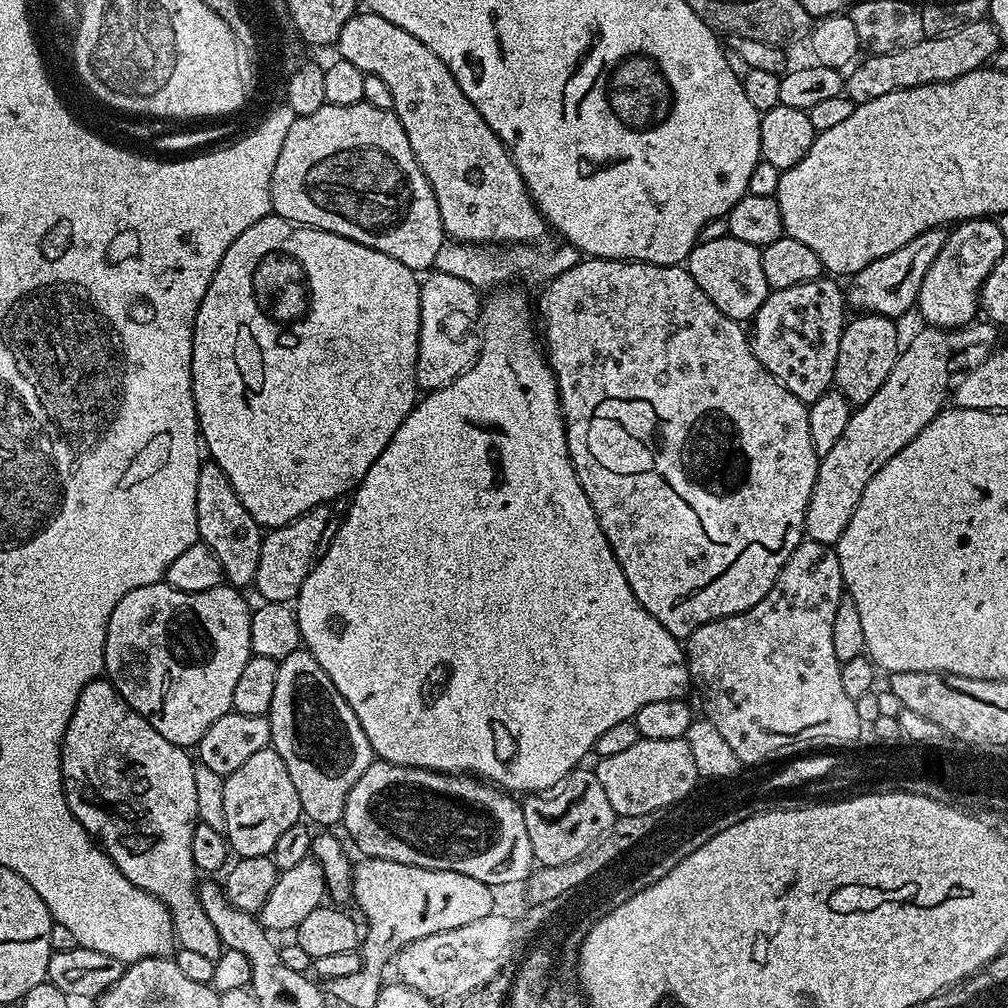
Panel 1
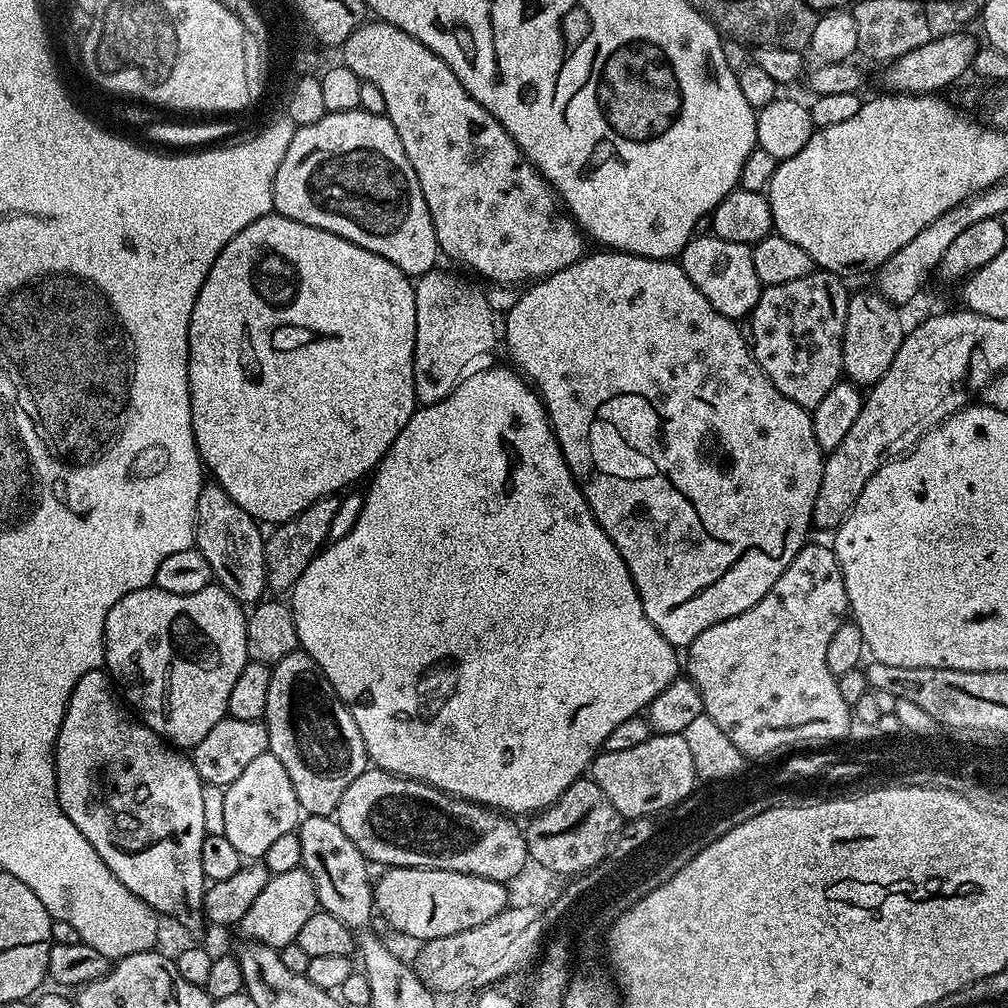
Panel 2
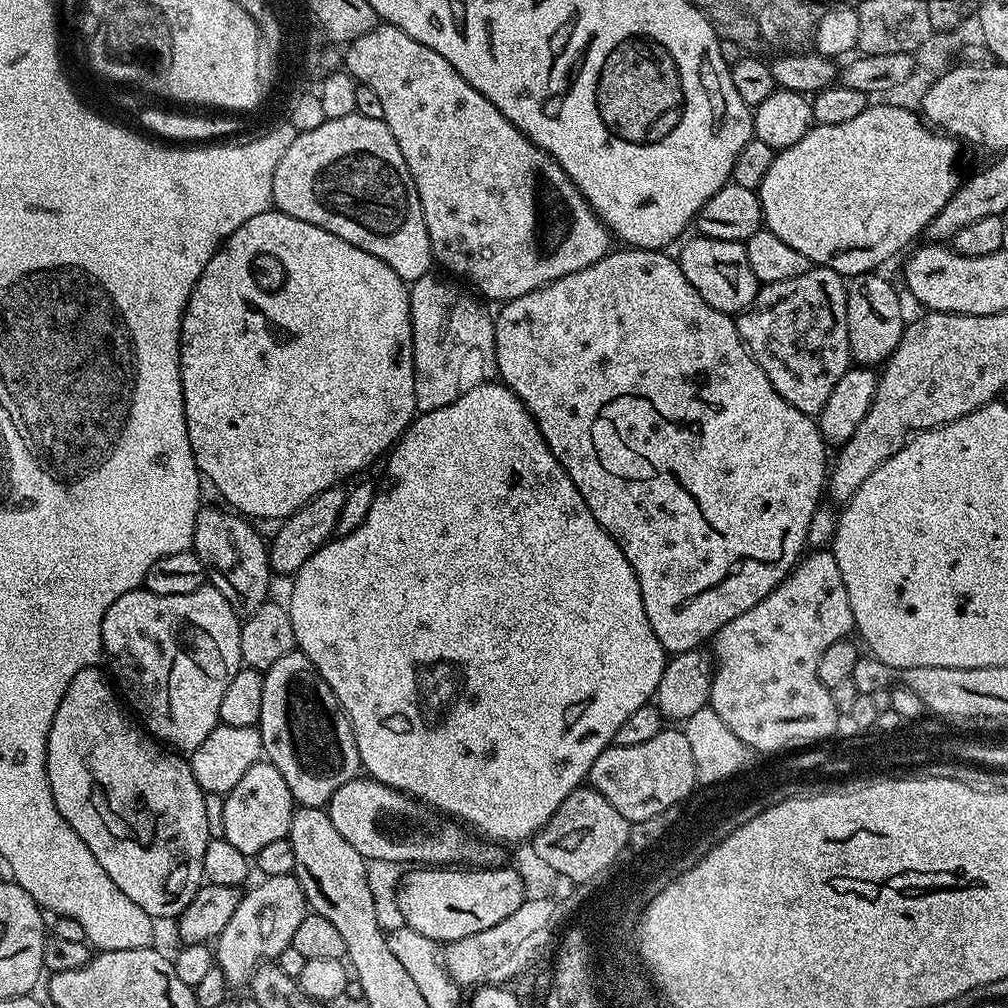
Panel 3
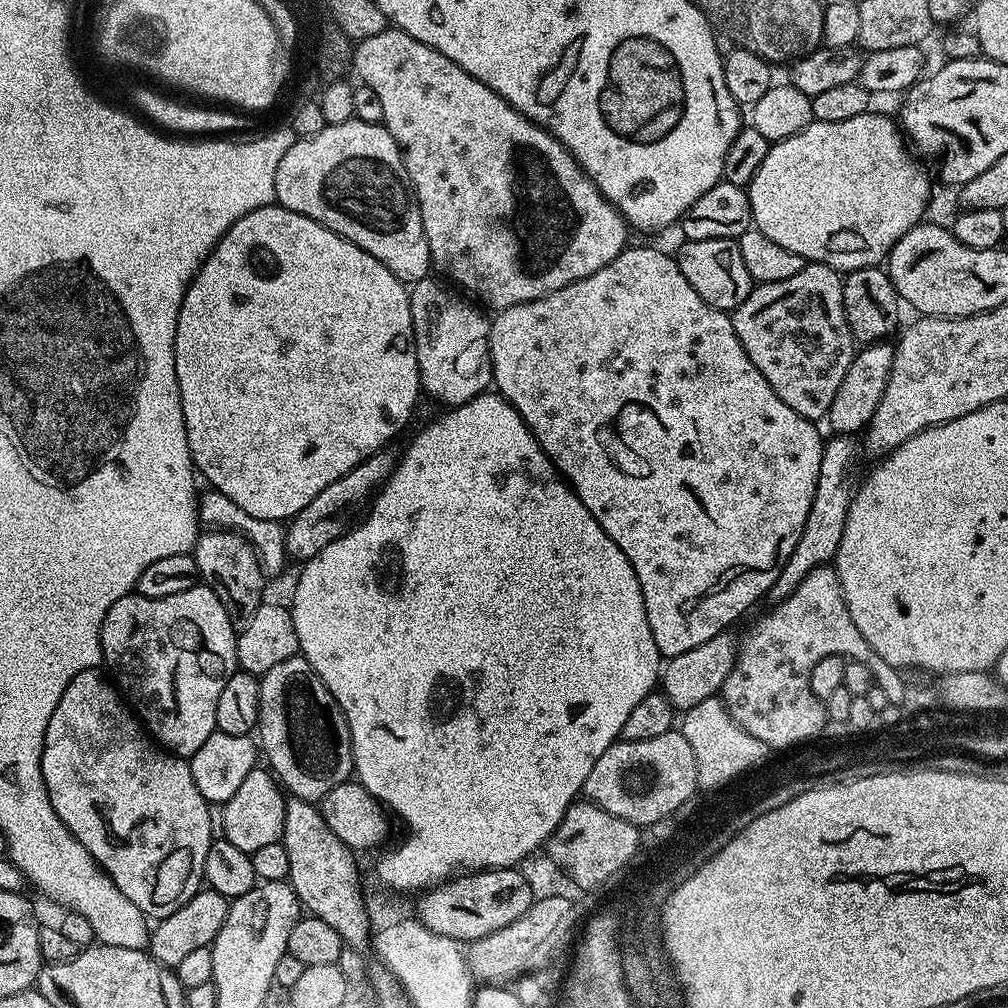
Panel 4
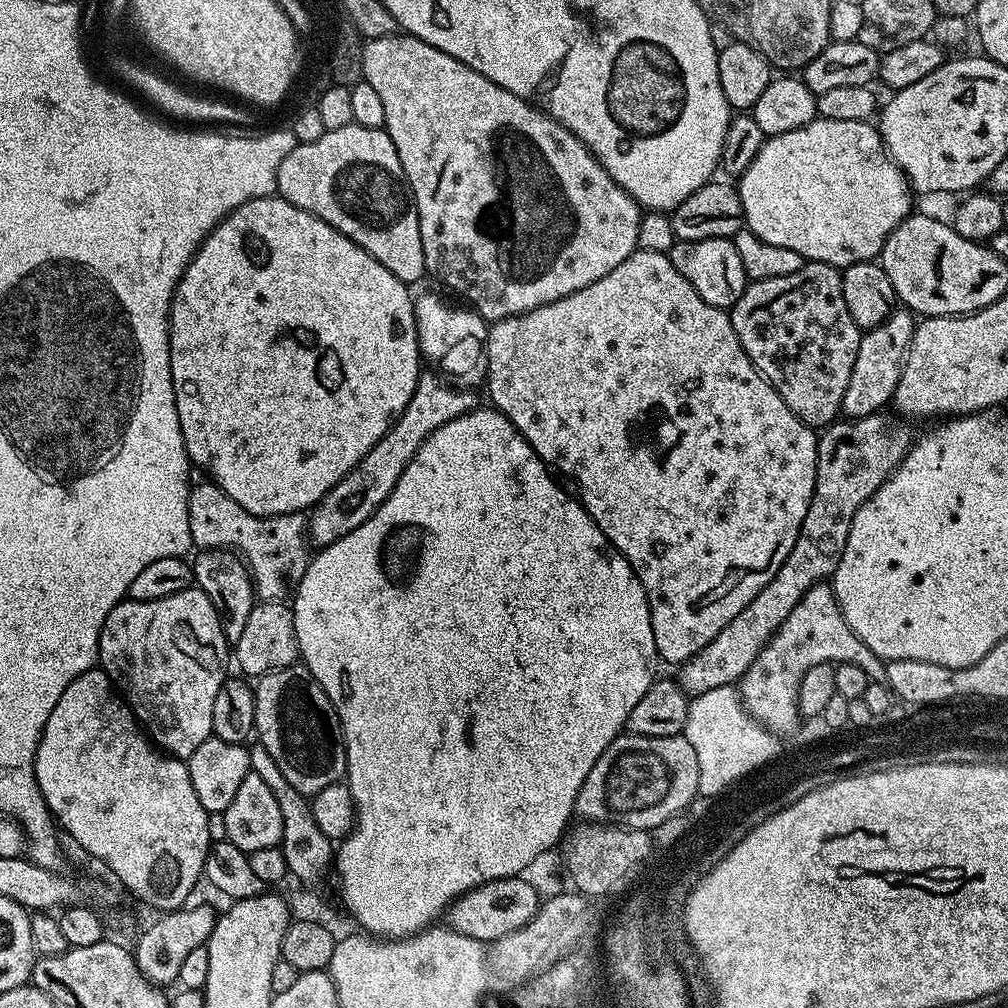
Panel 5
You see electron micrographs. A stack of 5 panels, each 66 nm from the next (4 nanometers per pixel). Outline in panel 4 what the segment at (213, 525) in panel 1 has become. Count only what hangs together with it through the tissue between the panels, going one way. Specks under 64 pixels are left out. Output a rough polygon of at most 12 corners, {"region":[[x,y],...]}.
{"region":[[237,531],[197,535],[200,580],[239,630],[265,603],[260,557]]}

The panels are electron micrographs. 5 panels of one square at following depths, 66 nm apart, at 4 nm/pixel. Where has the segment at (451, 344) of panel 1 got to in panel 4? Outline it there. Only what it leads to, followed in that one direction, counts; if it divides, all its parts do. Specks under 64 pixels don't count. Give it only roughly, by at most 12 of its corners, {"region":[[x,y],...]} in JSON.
{"region":[[411,287],[421,391],[450,408],[491,385],[479,307]]}

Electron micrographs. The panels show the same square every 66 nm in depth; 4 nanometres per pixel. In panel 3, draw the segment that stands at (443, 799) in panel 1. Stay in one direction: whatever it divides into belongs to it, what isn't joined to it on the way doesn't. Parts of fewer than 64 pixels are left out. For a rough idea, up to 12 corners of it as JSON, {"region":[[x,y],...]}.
{"region":[[371,778],[326,811],[368,862],[448,866],[455,819]]}

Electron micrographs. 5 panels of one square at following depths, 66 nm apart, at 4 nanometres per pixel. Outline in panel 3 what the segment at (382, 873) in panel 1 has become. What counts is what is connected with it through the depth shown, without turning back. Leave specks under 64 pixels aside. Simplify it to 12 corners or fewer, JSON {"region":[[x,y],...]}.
{"region":[[416,866],[396,892],[403,923],[444,942],[510,918],[515,867]]}

